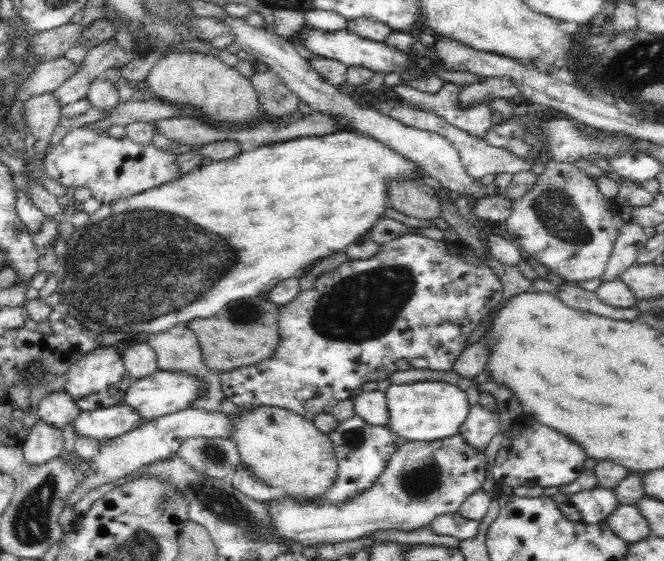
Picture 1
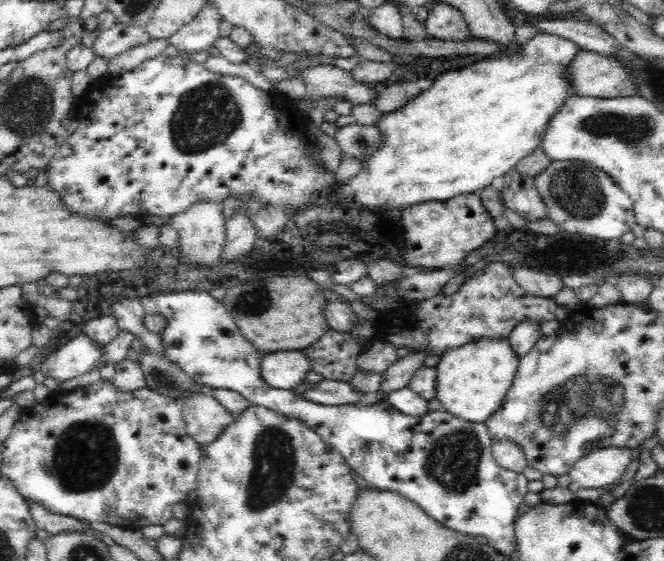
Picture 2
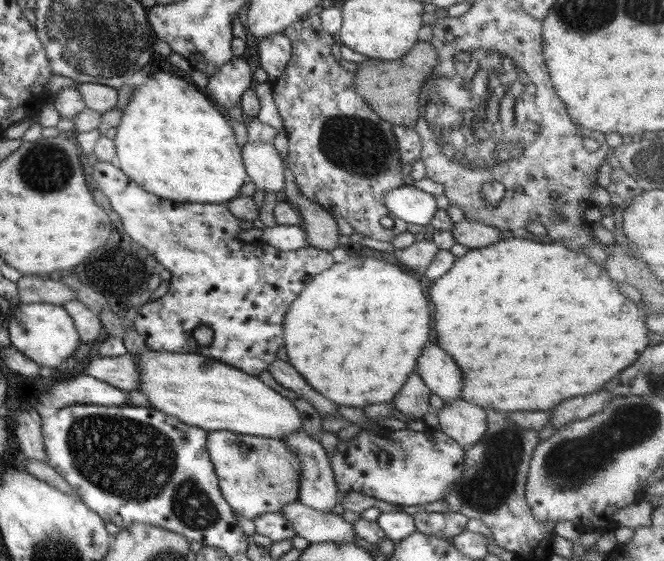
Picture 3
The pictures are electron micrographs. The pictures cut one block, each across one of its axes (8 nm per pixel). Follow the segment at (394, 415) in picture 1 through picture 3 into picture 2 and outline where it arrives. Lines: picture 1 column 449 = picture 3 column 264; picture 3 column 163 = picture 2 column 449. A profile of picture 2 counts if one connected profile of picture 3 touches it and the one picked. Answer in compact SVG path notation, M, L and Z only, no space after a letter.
M476 340L472 344L464 344L460 348L454 348L441 356L435 365L436 396L435 399L442 404L446 413L464 420L468 423L484 423L490 419L494 412L498 411L504 396L512 385L513 376L517 369L519 359L515 358L507 340Z

